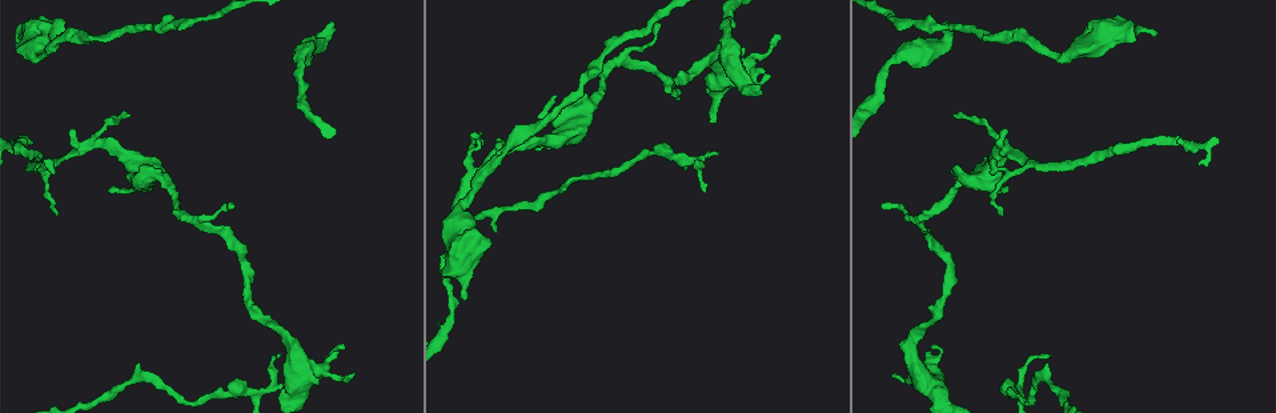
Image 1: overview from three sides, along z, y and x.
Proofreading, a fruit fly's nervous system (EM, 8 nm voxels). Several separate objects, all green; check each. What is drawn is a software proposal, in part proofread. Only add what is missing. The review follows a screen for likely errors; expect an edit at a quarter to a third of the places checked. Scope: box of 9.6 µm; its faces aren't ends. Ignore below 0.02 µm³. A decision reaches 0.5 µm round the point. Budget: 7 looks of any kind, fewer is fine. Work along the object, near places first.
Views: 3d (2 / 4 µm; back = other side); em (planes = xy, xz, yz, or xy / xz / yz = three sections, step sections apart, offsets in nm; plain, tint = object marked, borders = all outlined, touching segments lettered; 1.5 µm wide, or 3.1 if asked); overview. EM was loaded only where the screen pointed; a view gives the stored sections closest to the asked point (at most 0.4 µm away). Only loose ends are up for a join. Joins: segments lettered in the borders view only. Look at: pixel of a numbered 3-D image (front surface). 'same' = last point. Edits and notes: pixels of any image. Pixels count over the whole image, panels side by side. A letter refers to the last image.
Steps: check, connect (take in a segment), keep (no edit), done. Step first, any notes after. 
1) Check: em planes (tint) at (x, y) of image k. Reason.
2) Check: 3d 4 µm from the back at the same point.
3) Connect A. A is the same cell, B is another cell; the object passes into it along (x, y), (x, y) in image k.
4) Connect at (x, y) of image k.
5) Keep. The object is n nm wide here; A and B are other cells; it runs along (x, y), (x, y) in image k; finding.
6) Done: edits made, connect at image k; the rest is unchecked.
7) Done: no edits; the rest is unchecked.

Check: em planes (plain) at (944, 23) of image 1. An open end.

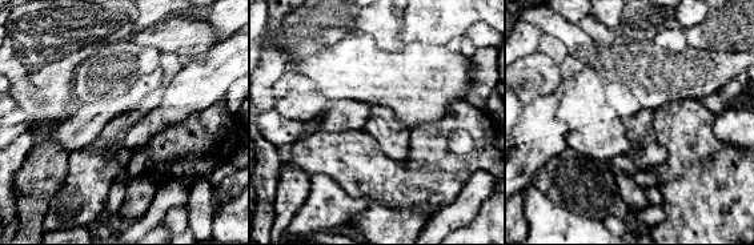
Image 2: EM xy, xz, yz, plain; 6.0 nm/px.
Check: em planes (borders) at the same point.

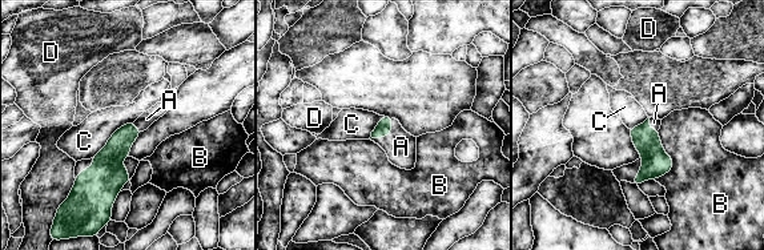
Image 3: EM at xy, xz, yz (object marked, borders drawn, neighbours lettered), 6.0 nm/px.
Connect at (401, 146) of image 3. A is the same cell, B, C and D are other cells; the object passes into it along (382, 129), (386, 136), (401, 146) in image 3; it goes on there.

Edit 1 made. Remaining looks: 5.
Check: em planes (borders) at (280, 355) of image 1. Tapers out.

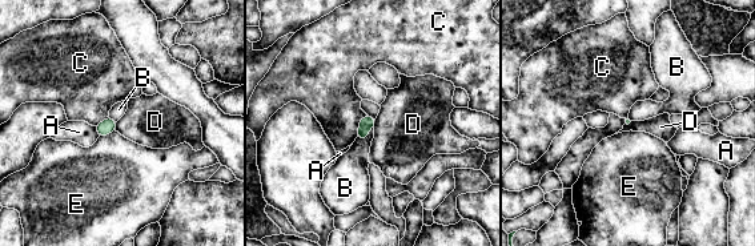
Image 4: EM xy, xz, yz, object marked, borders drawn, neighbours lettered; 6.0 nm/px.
Keep. A, B, C, D and E are other cells; no lettered segment goes on from it.

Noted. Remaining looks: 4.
Done: edits made, connect at image 3; the rest is unchecked.

